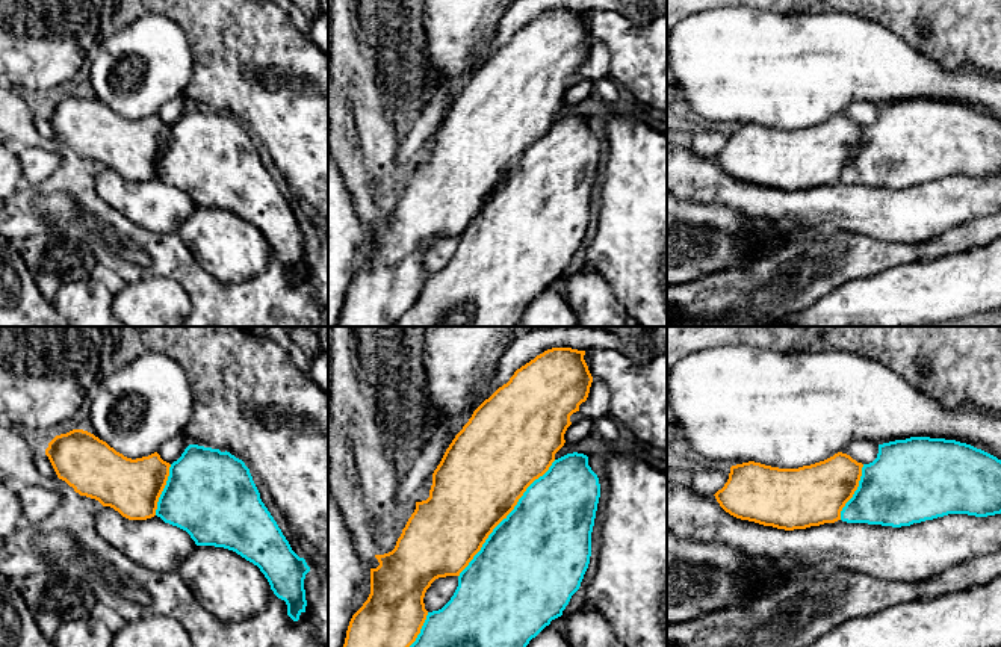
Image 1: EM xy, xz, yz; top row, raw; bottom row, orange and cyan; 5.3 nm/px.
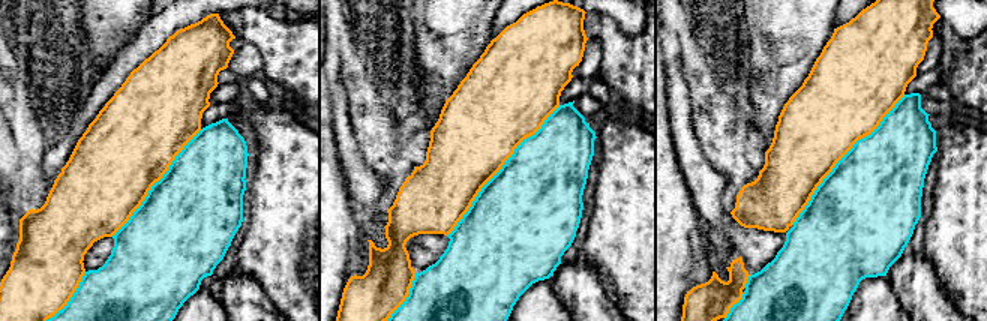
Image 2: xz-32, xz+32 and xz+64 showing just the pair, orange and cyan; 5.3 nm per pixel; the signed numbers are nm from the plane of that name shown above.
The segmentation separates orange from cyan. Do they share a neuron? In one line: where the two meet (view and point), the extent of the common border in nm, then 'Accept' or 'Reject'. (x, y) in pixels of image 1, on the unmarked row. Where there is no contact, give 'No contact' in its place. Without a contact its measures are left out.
Touches orange at xz (505, 179). Shared border 800 nm. Accept

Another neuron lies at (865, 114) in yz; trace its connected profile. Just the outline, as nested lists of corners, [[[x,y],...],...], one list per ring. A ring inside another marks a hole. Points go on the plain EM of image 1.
[[[854,101],[841,113],[850,116],[857,124],[869,125],[877,119],[879,106],[871,103]]]

